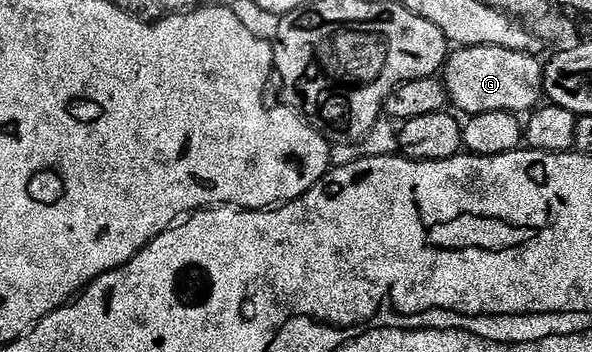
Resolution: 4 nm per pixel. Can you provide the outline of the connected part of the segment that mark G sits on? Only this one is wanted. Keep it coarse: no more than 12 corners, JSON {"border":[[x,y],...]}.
{"border":[[461,47],[446,93],[466,117],[543,102],[537,54]]}

